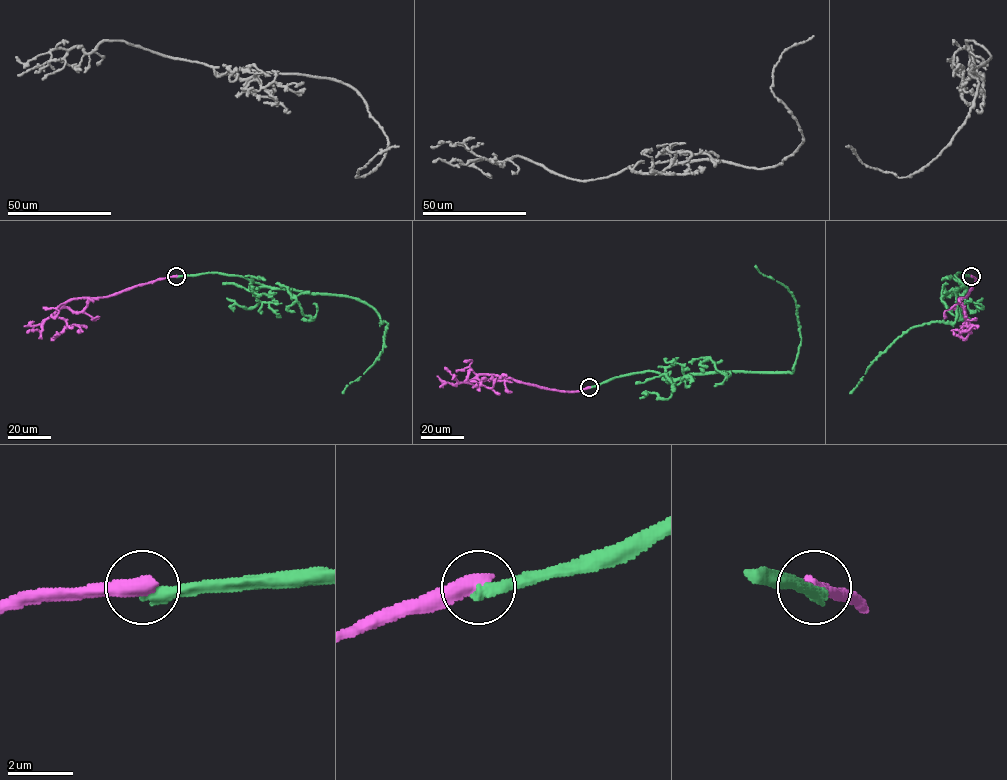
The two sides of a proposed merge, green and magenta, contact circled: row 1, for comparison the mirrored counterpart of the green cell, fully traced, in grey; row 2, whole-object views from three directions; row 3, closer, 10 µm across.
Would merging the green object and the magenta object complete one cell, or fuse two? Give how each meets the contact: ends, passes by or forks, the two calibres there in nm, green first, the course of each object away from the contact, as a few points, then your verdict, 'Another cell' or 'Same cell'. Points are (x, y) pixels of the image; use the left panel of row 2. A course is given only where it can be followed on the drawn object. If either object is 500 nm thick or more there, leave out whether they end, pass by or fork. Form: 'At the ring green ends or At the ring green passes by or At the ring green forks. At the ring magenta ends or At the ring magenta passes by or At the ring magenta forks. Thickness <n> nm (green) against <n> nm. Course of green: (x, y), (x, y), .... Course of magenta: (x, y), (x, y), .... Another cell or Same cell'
Thickness 400 nm (green) against 600 nm. Course of green: (176, 276), (241, 276), (277, 289), (343, 295), (364, 301), (380, 322), (388, 323), (383, 347), (342, 393). Course of magenta: (176, 276), (158, 278), (106, 296), (71, 299), (55, 314), (67, 325), (54, 338), (57, 331). Another cell

